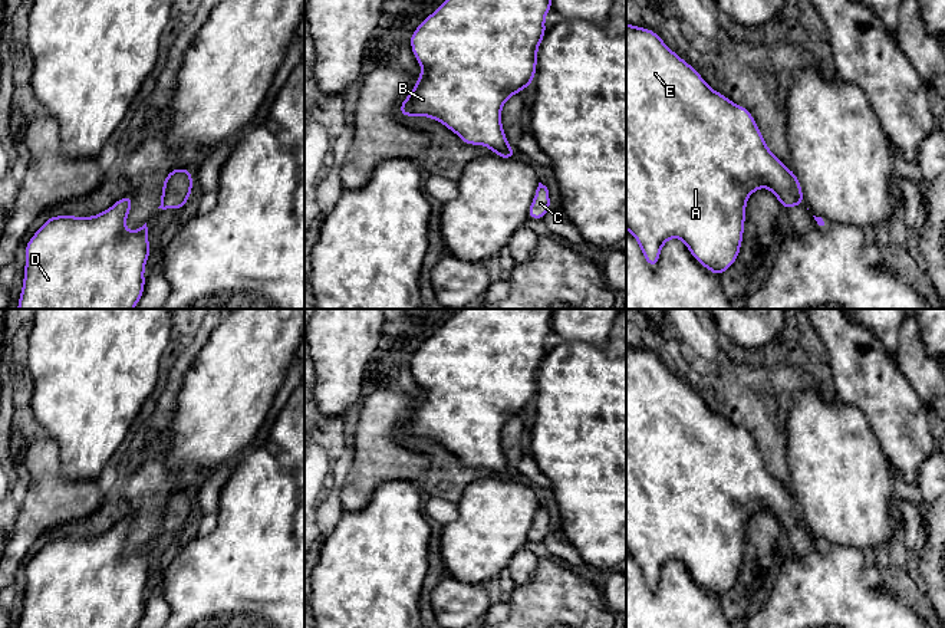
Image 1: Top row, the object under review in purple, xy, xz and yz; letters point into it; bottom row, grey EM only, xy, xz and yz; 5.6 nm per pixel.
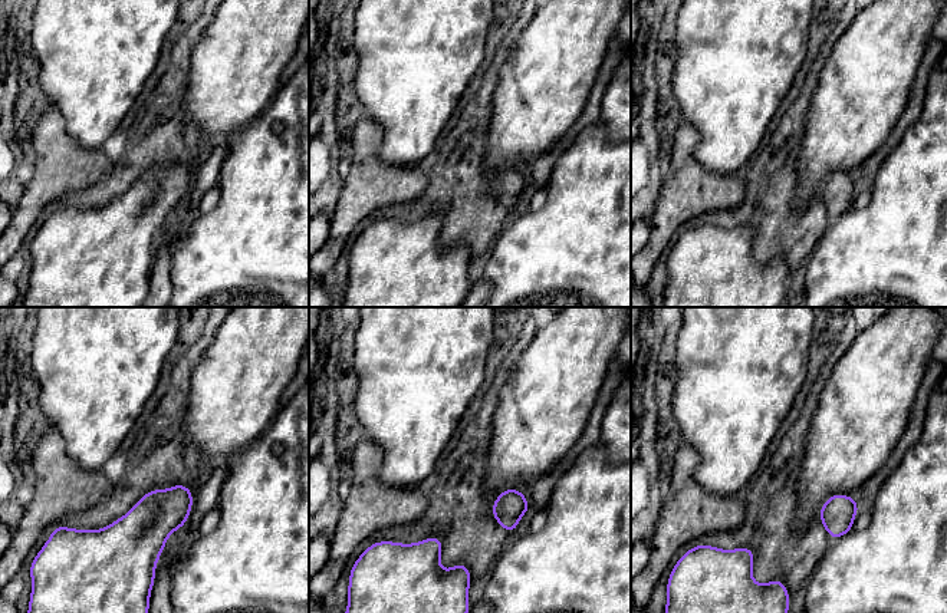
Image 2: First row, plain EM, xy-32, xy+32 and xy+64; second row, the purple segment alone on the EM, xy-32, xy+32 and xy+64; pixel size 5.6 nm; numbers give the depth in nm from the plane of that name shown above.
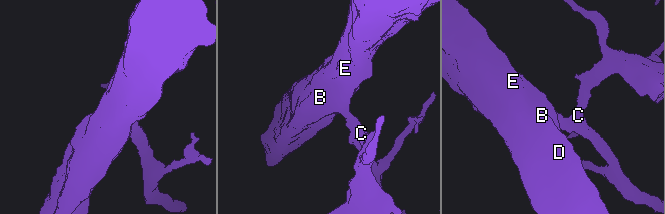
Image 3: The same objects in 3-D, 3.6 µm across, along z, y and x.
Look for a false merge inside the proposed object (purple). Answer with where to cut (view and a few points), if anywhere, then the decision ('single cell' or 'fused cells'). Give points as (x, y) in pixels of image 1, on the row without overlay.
no cut; single cell

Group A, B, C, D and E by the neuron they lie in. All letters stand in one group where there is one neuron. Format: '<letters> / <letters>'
A B C D E

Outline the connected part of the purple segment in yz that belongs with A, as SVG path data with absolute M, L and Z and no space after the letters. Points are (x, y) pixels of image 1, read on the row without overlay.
M626 345L626 552L639 565L648 588L656 591L662 568L669 560L678 559L701 588L720 599L735 585L740 576L747 520L761 509L768 510L784 532L794 527L806 527L797 497L768 471L751 434L734 425L721 414L711 411L705 401L688 384L669 371L656 354Z

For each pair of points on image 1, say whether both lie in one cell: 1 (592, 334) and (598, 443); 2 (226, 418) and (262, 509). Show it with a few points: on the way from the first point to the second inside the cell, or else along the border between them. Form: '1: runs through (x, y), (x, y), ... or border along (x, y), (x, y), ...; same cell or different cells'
1: border along (611, 329), (603, 345), (563, 342); different cells
2: border along (250, 444), (229, 462); different cells

